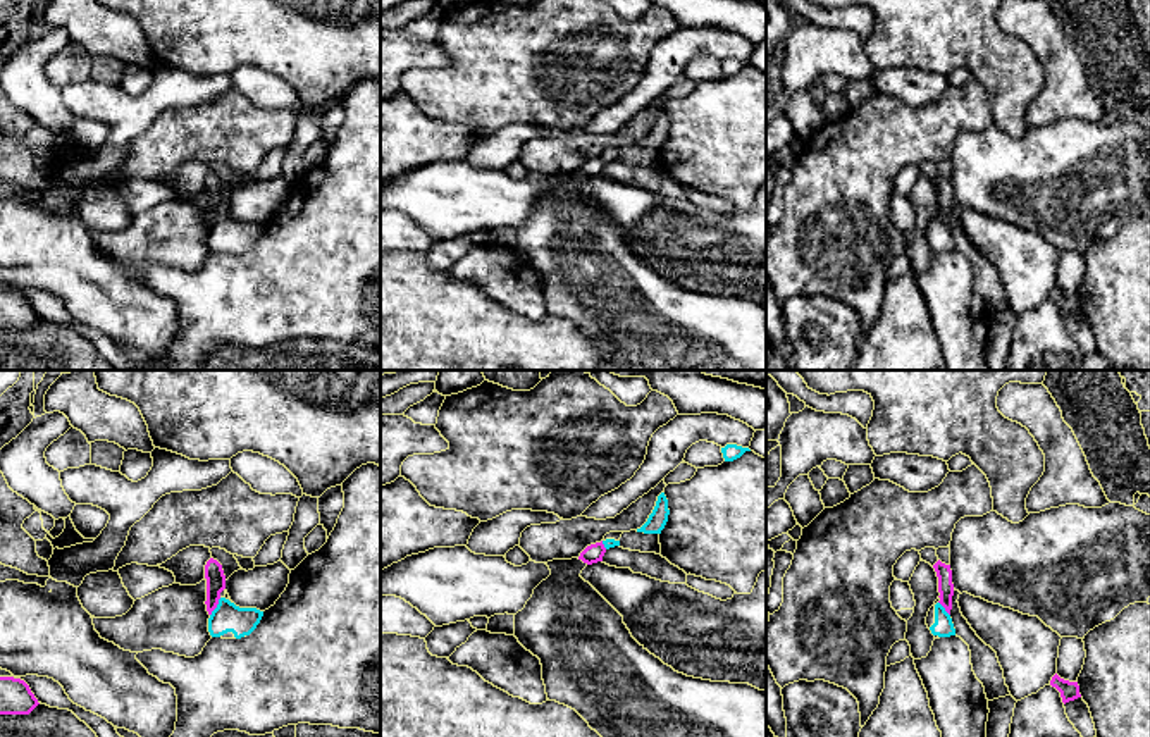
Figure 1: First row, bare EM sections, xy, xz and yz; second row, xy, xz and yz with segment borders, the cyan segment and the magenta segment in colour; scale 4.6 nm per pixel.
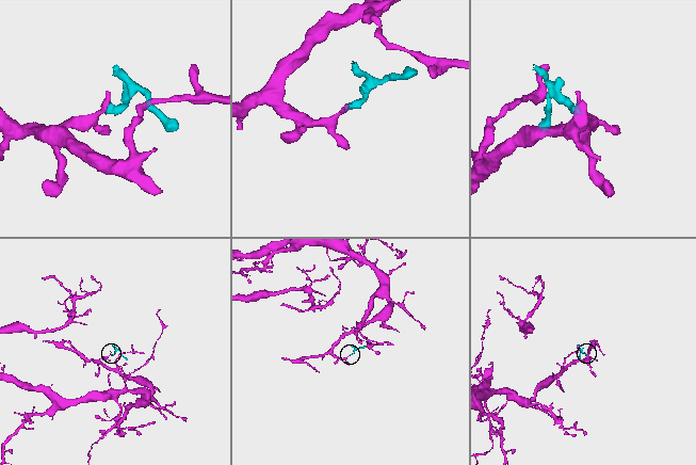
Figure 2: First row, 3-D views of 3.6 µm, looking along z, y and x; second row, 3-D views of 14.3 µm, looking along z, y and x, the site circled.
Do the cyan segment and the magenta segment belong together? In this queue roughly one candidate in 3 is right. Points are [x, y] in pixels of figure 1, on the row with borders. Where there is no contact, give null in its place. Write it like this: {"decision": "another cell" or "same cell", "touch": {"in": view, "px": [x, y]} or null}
{"decision": "another cell", "touch": {"in": "xy", "px": [217, 606]}}

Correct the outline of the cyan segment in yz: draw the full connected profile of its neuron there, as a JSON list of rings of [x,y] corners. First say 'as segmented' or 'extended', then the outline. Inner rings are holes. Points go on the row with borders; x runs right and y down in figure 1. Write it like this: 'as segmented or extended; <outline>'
as segmented; [[[940,603],[935,604],[935,623],[930,627],[930,630],[938,637],[955,635],[952,618]]]

